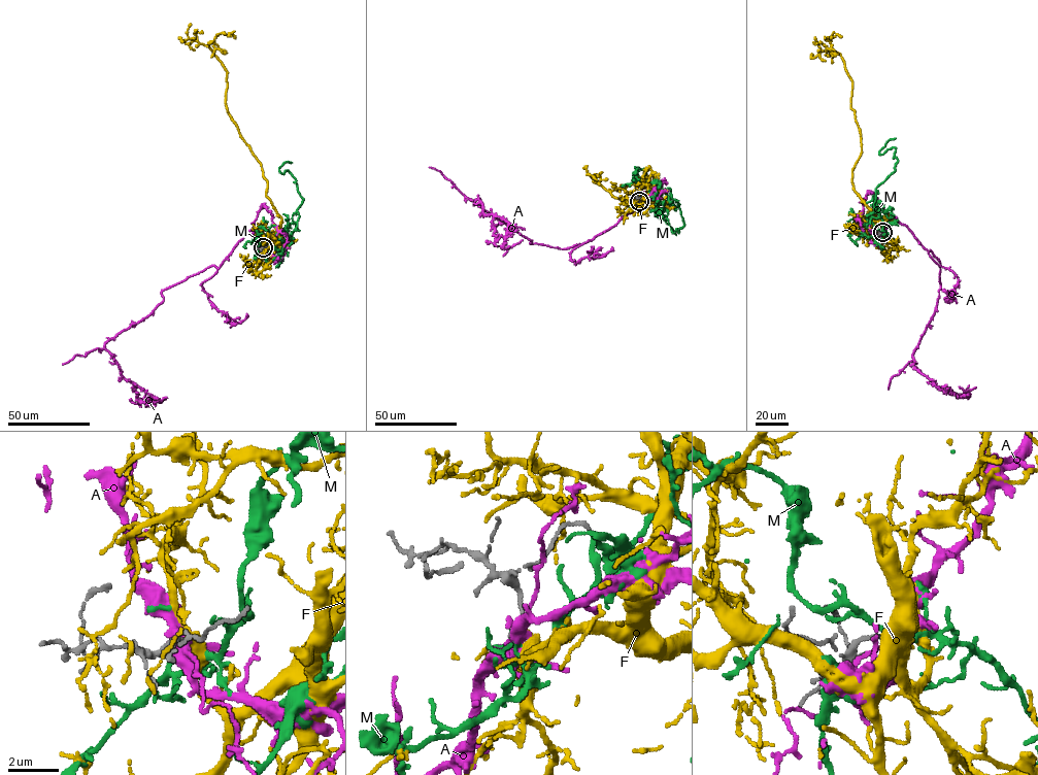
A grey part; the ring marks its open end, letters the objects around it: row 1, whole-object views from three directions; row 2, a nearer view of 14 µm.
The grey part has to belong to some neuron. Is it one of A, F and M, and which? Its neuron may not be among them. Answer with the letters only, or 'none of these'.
F

